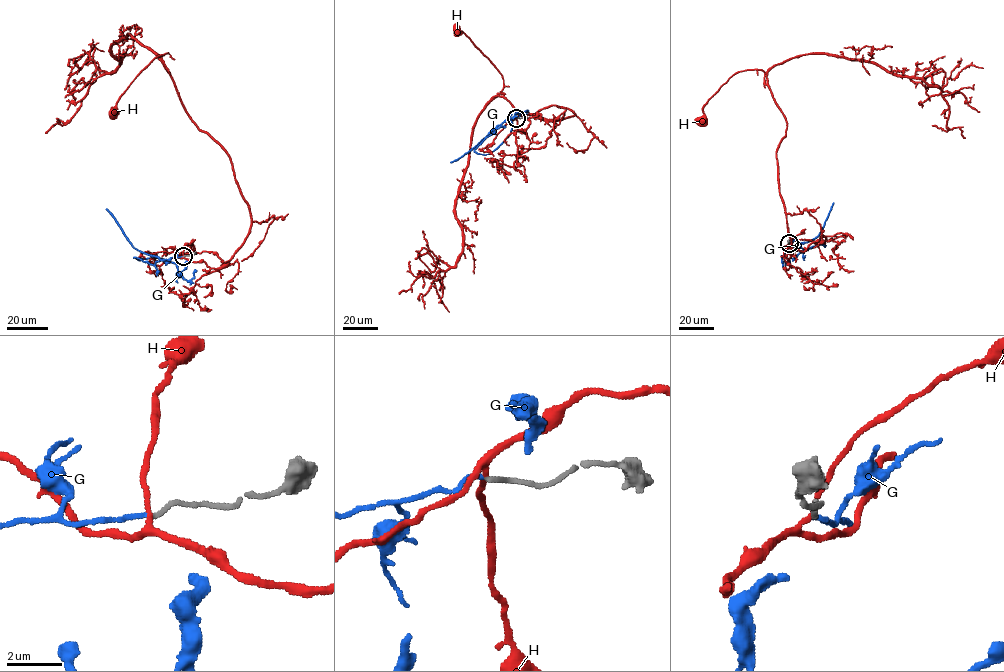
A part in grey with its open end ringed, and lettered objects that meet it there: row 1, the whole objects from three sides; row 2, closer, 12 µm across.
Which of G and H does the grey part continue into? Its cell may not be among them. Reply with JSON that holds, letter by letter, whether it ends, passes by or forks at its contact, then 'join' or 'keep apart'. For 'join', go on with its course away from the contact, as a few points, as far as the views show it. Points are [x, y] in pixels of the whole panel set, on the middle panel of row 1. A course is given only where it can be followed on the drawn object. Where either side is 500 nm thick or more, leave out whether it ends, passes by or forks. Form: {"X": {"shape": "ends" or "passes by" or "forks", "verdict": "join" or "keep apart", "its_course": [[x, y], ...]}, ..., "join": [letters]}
{"G": {"shape": "ends", "verdict": "join", "its_course": [[516, 118], [506, 120], [474, 151], [486, 154], [493, 151], [509, 134], [514, 114], [526, 110], [526, 113]]}, "H": {"shape": "forks", "verdict": "keep apart"}, "join": ["G"]}

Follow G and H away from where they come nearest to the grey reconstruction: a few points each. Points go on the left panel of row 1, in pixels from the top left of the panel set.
G: (183, 256), (151, 265), (134, 258), (167, 259), (175, 263), (176, 274), (189, 281), (194, 269)
H: (183, 256), (222, 267), (250, 228), (227, 153), (187, 112), (159, 57), (168, 53), (138, 74), (112, 112)

